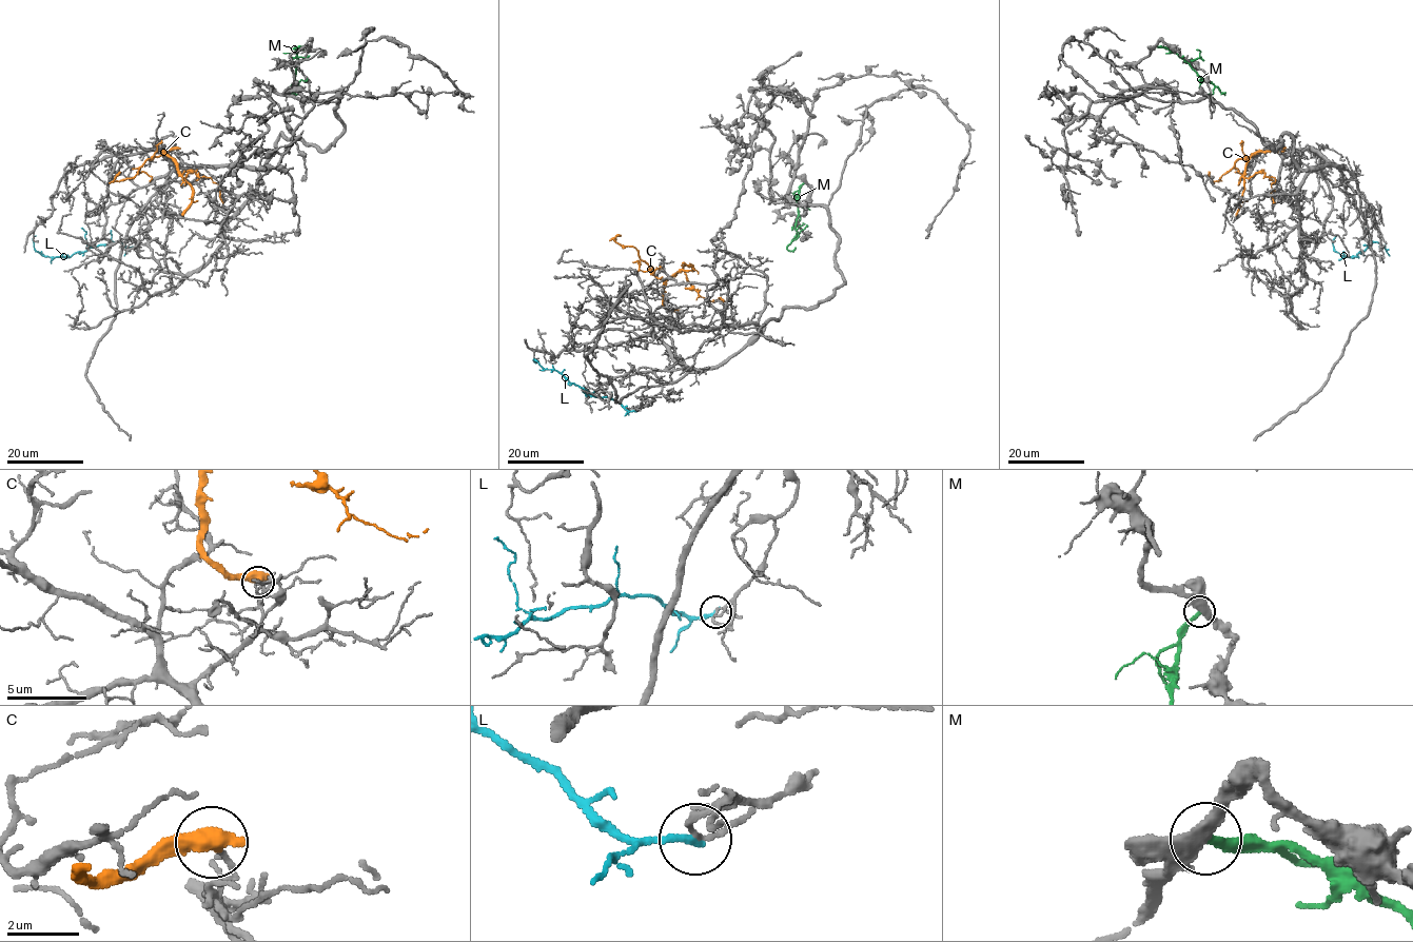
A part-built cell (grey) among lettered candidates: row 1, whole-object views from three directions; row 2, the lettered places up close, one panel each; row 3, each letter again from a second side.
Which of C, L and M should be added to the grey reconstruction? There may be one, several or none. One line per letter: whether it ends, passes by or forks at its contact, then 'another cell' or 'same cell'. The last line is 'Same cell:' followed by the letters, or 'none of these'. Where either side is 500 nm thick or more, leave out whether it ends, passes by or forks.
C: another cell
L: it ends; another cell
M: it ends; another cell
Same cell: none of these

